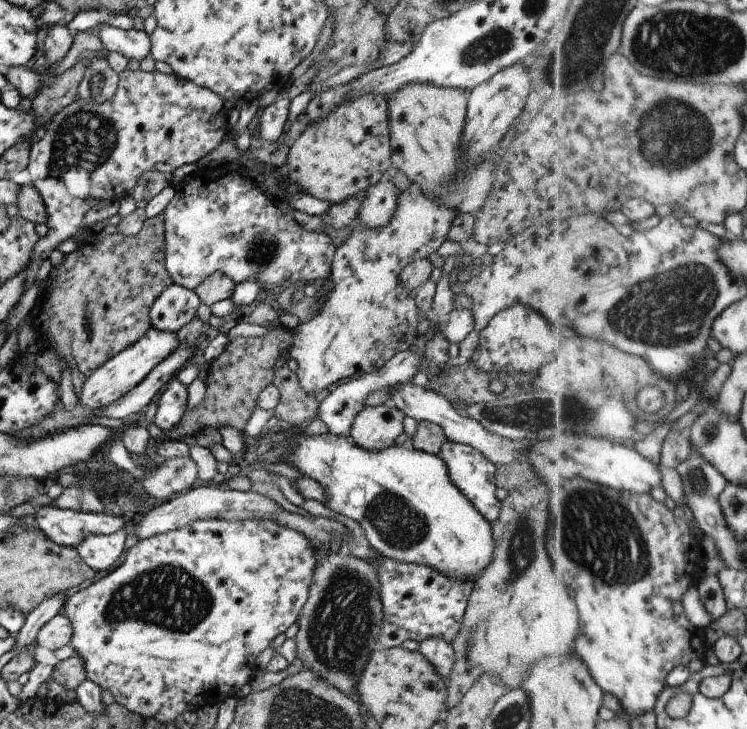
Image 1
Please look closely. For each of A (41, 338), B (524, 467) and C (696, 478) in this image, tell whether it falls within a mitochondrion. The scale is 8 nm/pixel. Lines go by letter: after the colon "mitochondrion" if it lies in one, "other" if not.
A: other
B: other
C: mitochondrion

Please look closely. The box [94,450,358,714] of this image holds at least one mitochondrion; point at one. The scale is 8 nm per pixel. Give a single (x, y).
(170, 598)

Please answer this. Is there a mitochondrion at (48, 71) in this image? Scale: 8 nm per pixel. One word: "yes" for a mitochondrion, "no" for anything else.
no

